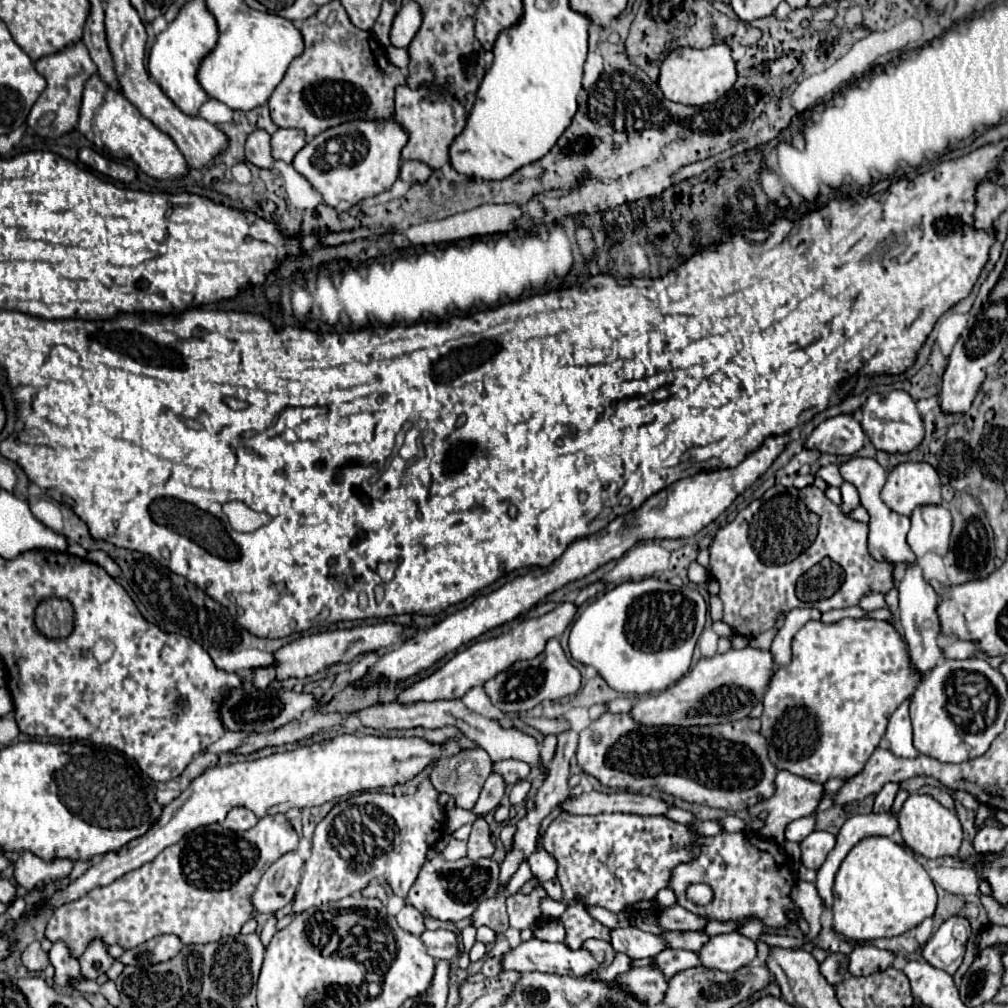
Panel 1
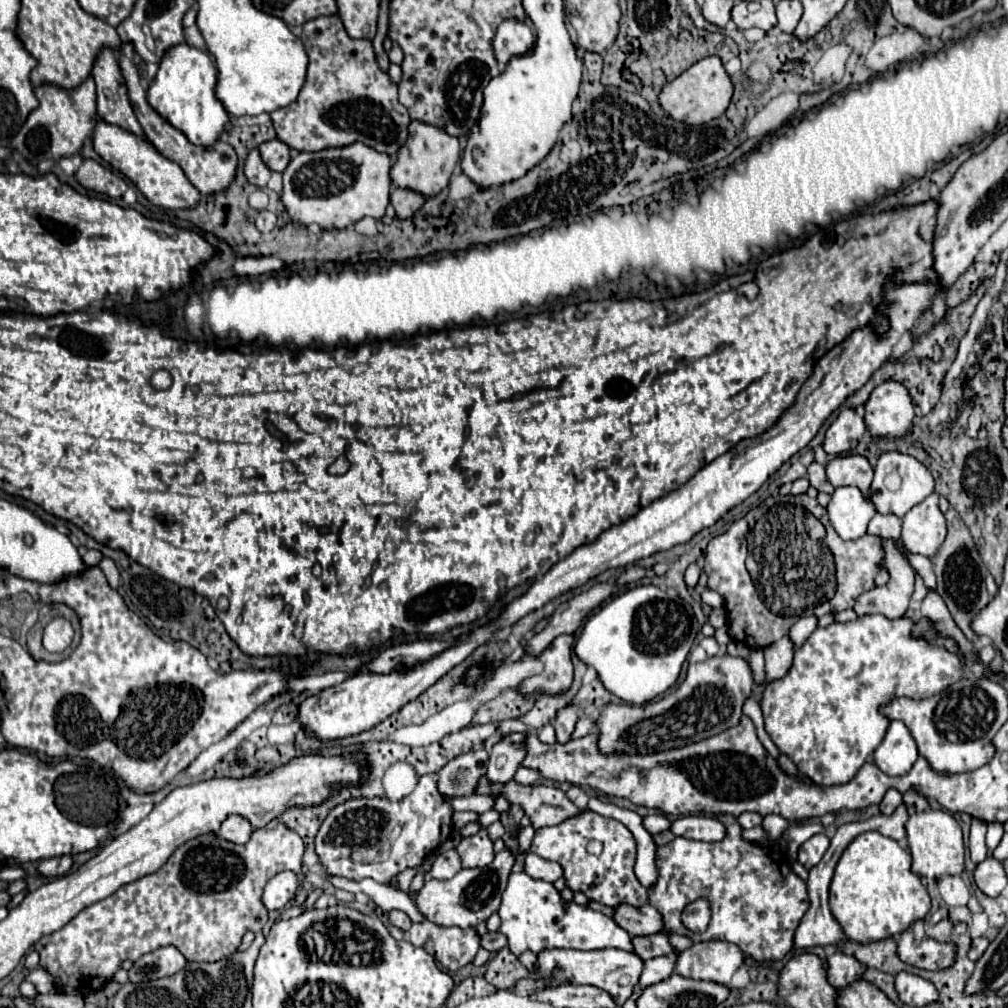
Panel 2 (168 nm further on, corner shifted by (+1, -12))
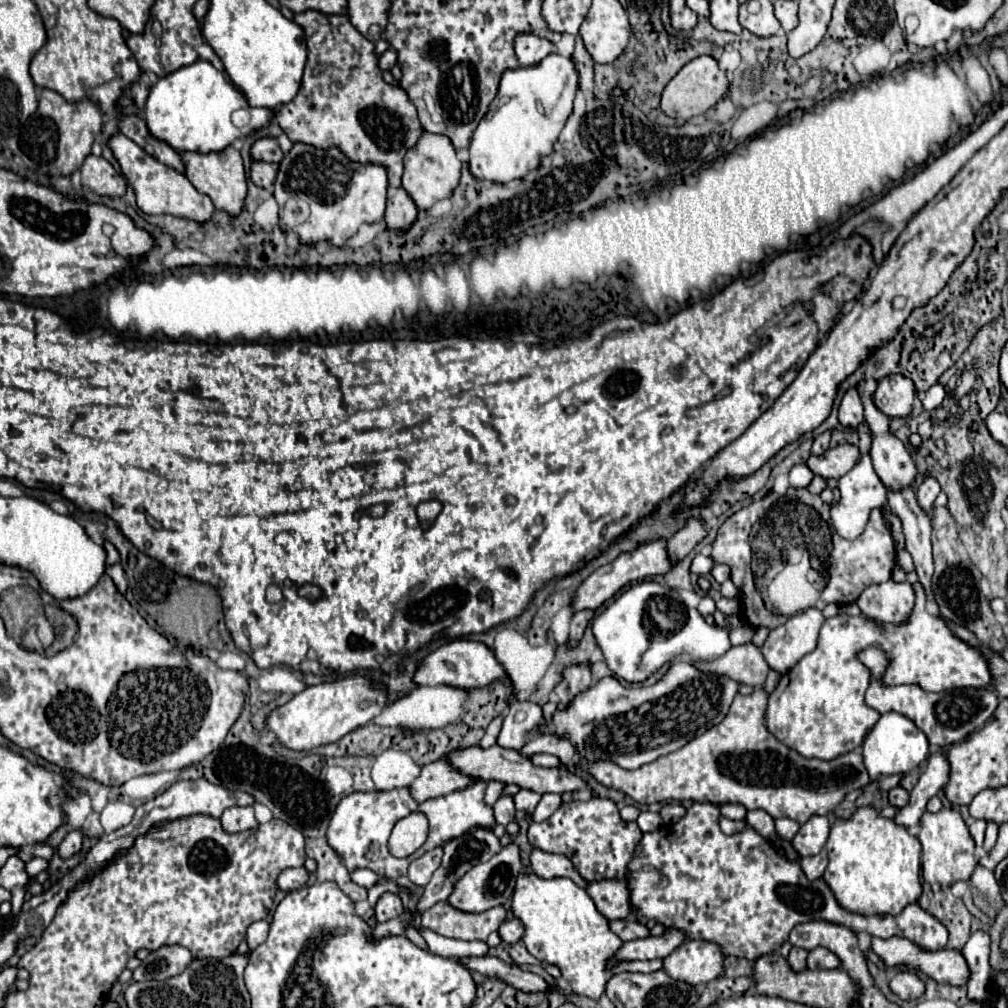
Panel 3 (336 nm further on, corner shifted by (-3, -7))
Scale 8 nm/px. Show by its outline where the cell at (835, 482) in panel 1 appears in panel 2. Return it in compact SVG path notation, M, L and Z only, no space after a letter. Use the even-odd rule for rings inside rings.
M810 463L808 465L808 479L810 479L810 485L816 487L818 491L824 491L824 493L834 493L834 487L830 485L830 481L826 481L826 473L824 473L824 465L820 463Z

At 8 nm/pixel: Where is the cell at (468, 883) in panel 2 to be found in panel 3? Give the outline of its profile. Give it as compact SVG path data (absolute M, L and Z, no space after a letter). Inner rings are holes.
M510 842L488 862L476 864L470 872L466 872L466 876L462 876L462 880L458 880L458 884L454 884L454 892L450 894L448 904L452 908L458 908L460 912L474 912L474 914L486 912L496 906L504 906L512 898L516 876L520 870L522 870L520 848L514 842Z

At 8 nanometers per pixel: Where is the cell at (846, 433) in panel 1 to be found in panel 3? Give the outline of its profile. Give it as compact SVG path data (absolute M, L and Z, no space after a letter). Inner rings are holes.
M852 388L844 394L838 412L840 412L838 414L840 424L844 428L858 428L864 422L864 408L862 408L862 402L860 402L860 396L858 396L856 388Z

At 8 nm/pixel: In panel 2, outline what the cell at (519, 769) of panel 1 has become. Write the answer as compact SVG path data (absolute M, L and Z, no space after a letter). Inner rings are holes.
M522 767L522 769L518 769L514 779L518 783L522 783L522 785L534 785L536 781L540 781L540 771L538 769L530 769L530 767Z

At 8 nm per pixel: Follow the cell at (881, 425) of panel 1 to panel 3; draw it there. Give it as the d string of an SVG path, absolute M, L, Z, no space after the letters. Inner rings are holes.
M902 374L886 376L878 382L878 388L874 392L874 404L880 412L884 412L890 418L906 418L912 412L916 398L916 390L910 378Z

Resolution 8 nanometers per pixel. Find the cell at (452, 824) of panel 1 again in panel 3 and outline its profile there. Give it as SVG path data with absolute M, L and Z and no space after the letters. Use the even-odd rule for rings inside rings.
M504 796L504 798L498 798L498 802L494 804L494 818L498 824L506 826L508 822L514 820L514 802L512 802L512 796Z

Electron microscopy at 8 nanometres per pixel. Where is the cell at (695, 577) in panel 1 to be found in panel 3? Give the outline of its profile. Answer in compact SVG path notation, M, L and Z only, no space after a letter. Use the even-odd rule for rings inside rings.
M696 554L696 558L692 560L692 572L698 576L706 576L712 570L712 566L714 566L712 558L708 558L704 554Z

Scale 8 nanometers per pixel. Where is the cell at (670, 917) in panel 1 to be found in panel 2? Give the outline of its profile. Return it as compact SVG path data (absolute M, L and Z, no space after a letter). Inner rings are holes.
M620 903L614 907L614 921L630 935L652 935L662 931L662 917L658 917L658 911L648 903L642 907Z

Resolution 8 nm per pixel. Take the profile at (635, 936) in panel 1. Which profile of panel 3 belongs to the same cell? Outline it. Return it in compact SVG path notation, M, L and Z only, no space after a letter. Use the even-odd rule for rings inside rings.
M532 870L530 872L520 872L516 888L514 888L514 896L512 896L512 906L510 906L512 914L522 920L524 924L524 936L522 942L526 946L526 950L546 962L546 964L556 964L562 972L562 978L572 986L572 990L576 994L588 996L598 1000L604 990L606 990L606 980L610 980L610 972L606 972L606 960L612 958L614 954L614 942L622 942L614 932L610 932L610 924L608 920L596 910L594 900L590 900L588 892L578 888L570 878L540 878L536 876Z

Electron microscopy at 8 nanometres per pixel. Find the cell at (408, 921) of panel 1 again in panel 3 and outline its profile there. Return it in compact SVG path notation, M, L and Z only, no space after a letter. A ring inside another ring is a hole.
M382 894L382 898L378 900L376 904L376 920L378 922L386 922L386 920L392 920L396 916L400 916L404 912L404 906L402 906L402 900L398 894Z

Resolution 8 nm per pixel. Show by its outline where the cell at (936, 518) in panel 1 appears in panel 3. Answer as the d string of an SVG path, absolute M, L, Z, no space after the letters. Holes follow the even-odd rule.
M926 478L916 490L916 500L928 518L934 516L934 502L936 502L938 494L940 494L940 486L934 478Z

